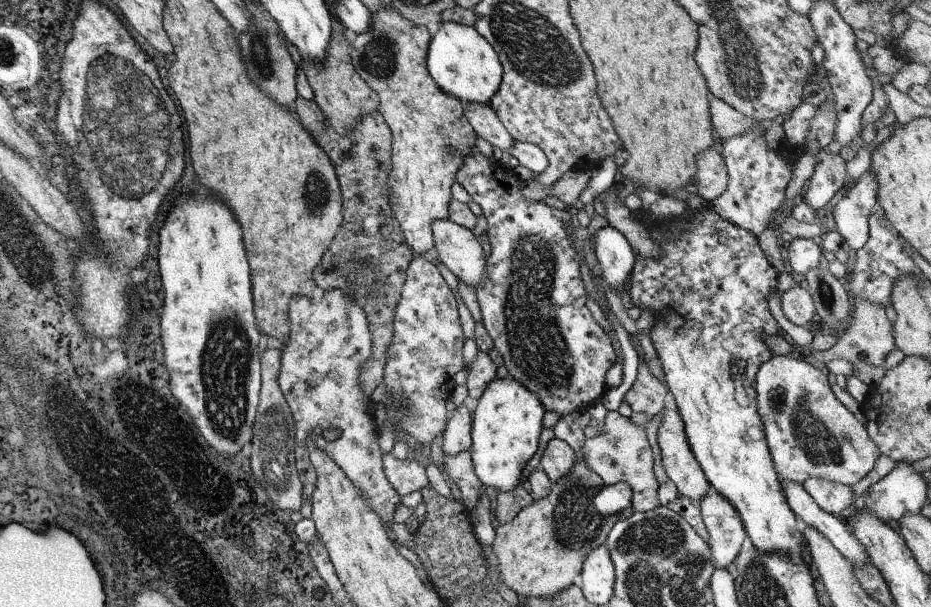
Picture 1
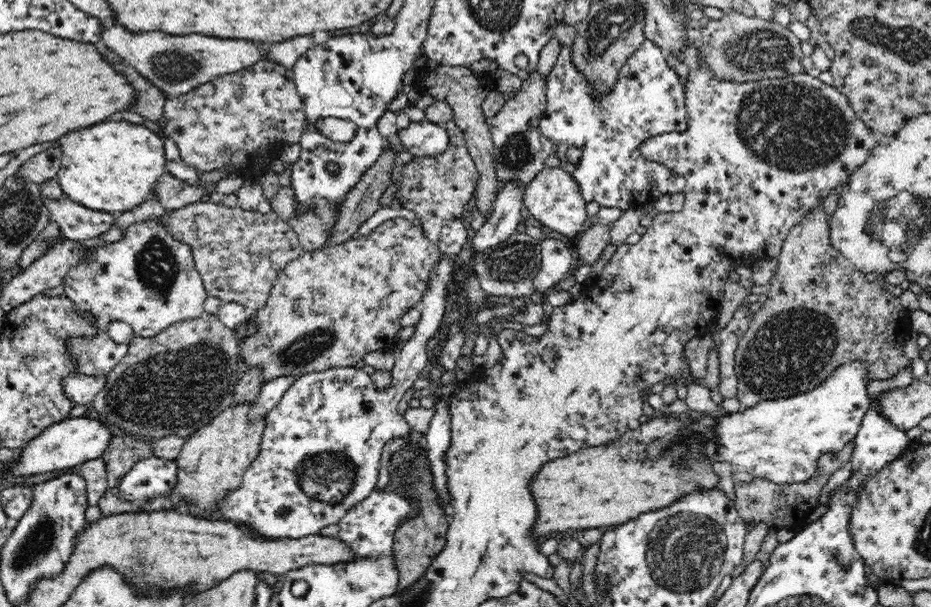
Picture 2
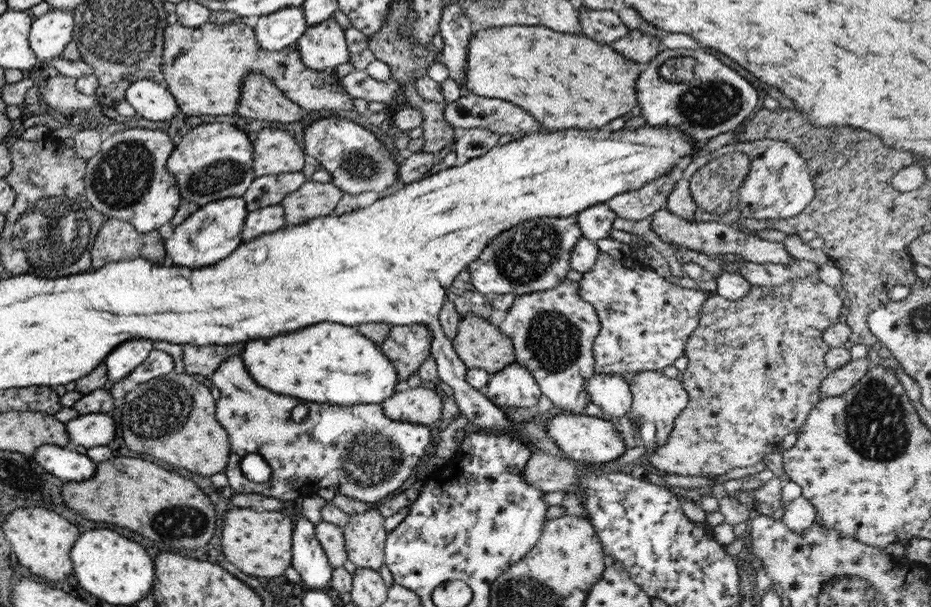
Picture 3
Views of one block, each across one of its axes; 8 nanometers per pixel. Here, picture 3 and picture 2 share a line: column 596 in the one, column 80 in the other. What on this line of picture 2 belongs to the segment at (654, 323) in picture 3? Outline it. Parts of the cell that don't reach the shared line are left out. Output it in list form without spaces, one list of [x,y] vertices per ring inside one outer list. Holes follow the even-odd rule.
[[[158,219],[133,223],[124,230],[122,238],[94,248],[88,248],[84,260],[71,267],[63,278],[64,295],[72,301],[74,313],[88,317],[94,325],[92,336],[70,336],[66,338],[66,351],[74,361],[78,373],[106,376],[128,352],[128,344],[118,344],[109,338],[108,324],[121,320],[130,324],[135,336],[156,336],[167,326],[198,318],[205,312],[203,304],[207,294],[200,274],[195,268],[192,251],[188,245],[172,239]]]

